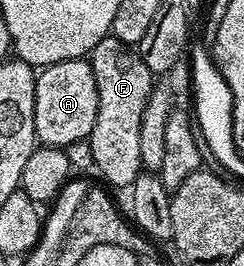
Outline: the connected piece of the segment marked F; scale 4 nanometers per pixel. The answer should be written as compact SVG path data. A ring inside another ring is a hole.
M111 36L92 49L90 61L94 84L98 84L98 116L87 137L93 149L94 170L109 182L109 187L128 188L142 173L142 112L146 112L146 100L154 85L154 75L133 47Z

